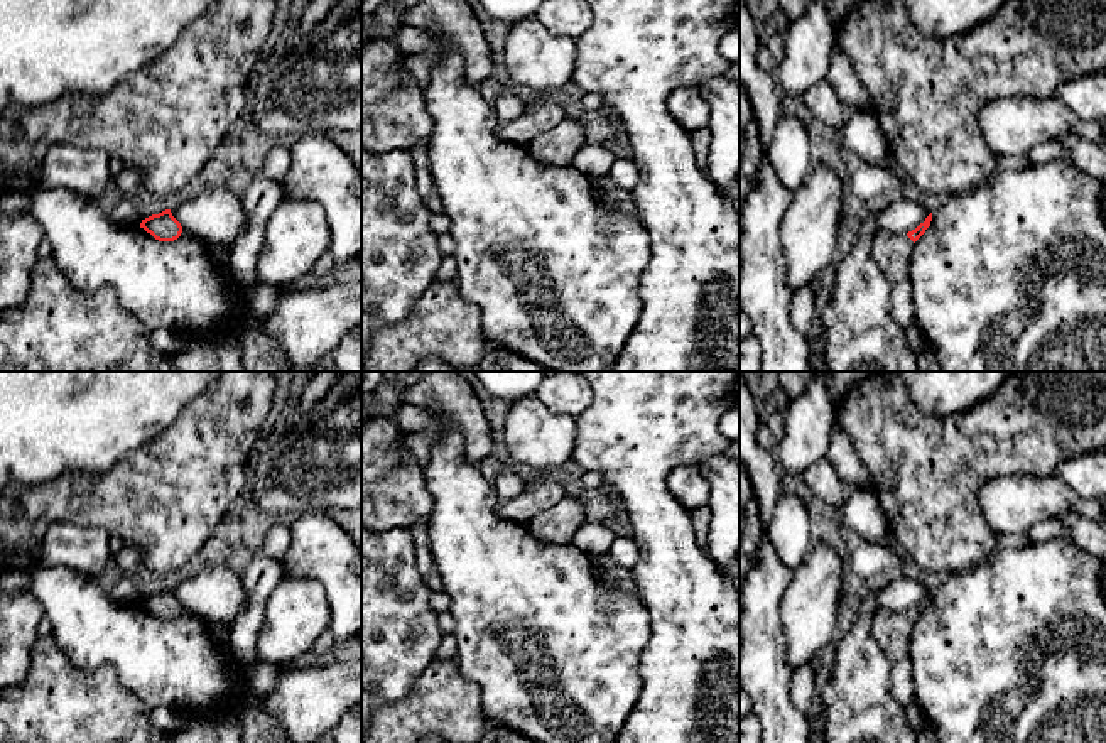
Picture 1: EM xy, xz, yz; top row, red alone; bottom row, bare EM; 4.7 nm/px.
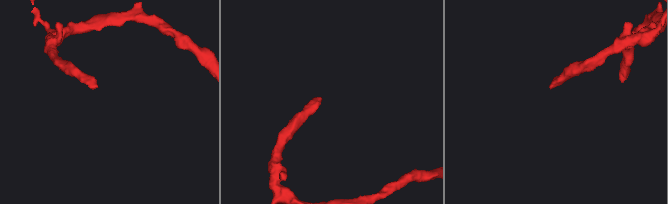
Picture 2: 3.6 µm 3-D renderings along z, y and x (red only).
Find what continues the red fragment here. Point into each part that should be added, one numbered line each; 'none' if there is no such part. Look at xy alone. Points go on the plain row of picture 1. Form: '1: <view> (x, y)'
none

